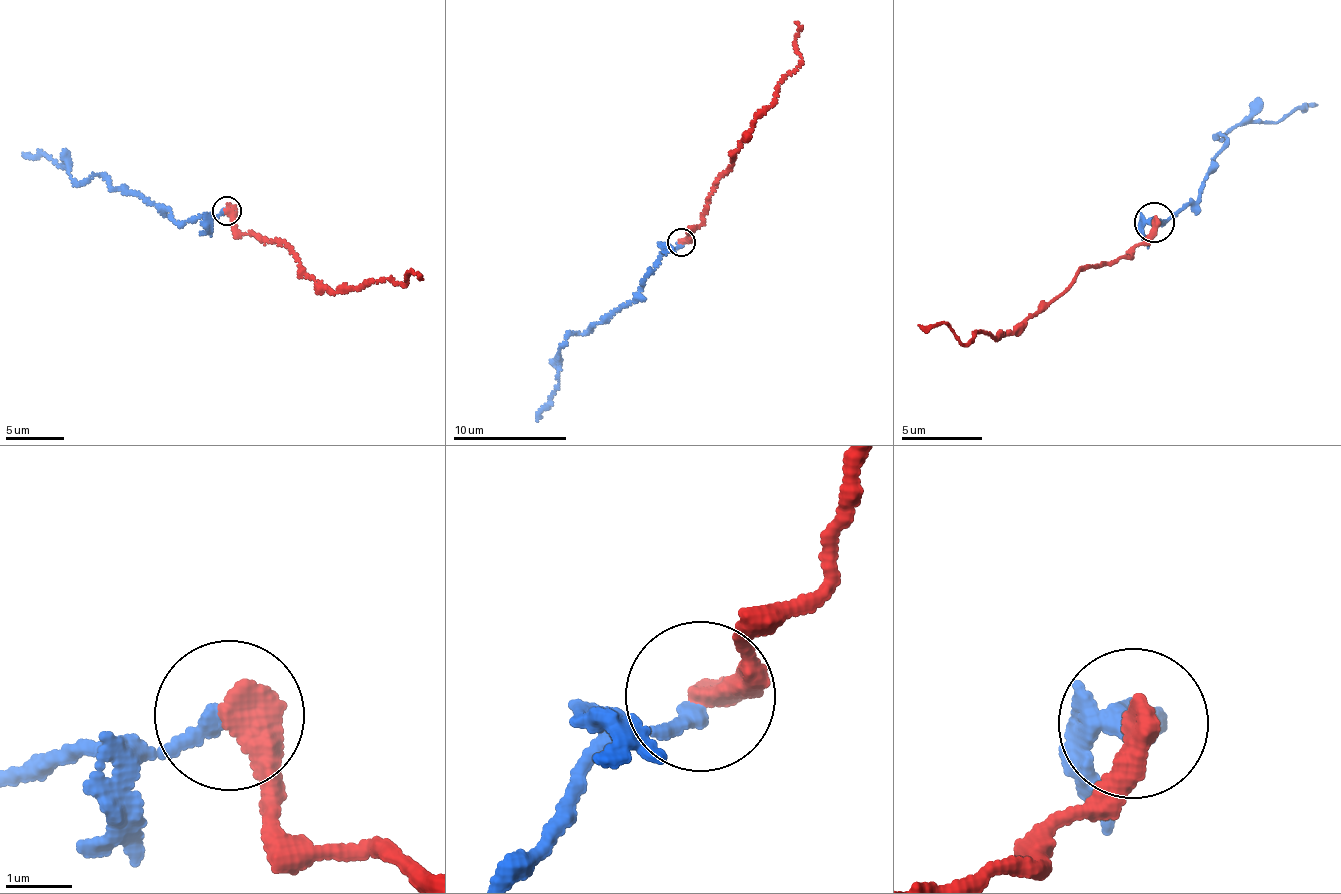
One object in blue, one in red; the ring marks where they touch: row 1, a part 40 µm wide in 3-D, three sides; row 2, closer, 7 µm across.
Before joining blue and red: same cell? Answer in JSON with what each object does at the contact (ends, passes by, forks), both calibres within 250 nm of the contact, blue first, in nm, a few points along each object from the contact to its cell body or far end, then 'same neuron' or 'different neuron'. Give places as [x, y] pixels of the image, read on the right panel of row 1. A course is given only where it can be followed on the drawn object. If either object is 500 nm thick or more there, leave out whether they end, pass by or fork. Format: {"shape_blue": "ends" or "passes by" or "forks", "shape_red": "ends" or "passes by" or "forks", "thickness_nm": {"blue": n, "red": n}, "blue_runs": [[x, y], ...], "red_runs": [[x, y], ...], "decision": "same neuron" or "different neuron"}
{"thickness_nm": {"blue": 240, "red": 500}, "blue_runs": [[1155, 221], [1149, 220], [1199, 195], [1227, 140], [1216, 135], [1286, 120], [1316, 106]], "red_runs": [[1155, 221], [1133, 255], [1080, 269], [1001, 340], [975, 332], [966, 342], [945, 324], [918, 323]], "decision": "different neuron"}

